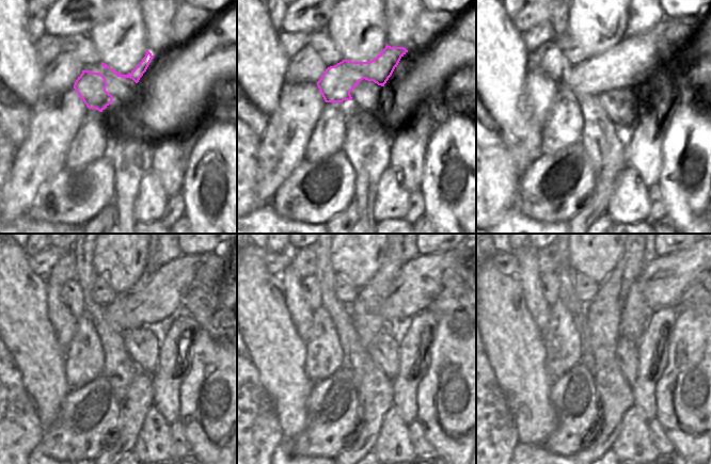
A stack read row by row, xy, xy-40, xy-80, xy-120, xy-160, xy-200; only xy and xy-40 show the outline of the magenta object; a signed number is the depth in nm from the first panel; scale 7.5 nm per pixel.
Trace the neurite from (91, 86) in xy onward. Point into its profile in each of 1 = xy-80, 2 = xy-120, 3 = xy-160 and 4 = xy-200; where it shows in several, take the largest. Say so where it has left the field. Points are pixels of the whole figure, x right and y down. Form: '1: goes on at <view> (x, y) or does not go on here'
1: goes on at xy-80 (623, 65)
2: goes on at xy-120 (155, 300)
3: goes on at xy-160 (420, 281)
4: goes on at xy-200 (663, 280)

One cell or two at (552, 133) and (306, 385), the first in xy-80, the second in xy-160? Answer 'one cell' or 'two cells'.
two cells

